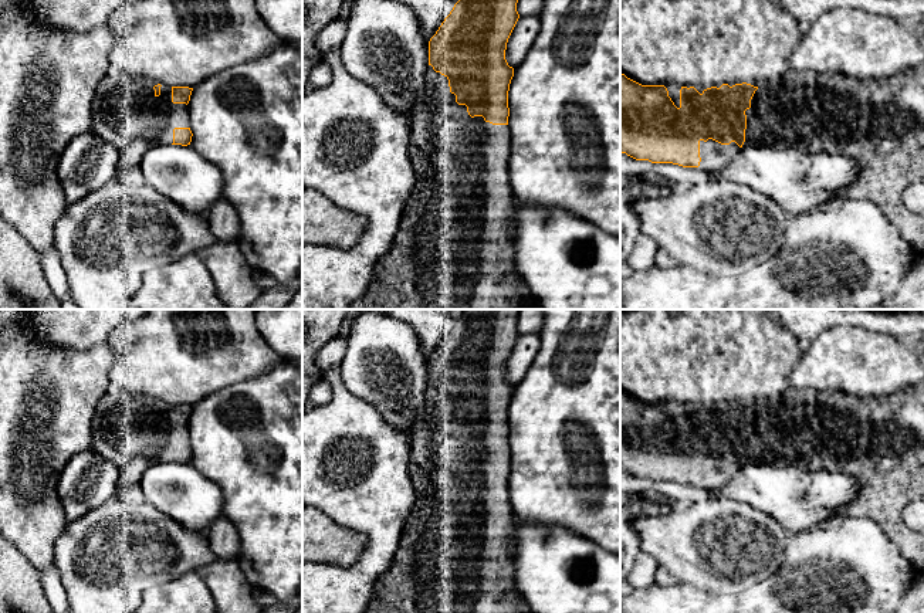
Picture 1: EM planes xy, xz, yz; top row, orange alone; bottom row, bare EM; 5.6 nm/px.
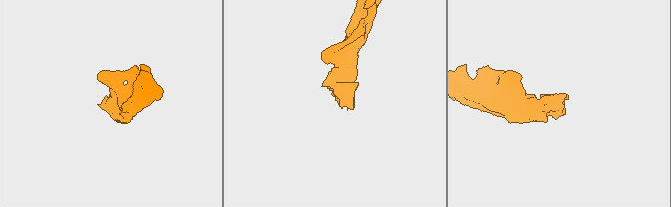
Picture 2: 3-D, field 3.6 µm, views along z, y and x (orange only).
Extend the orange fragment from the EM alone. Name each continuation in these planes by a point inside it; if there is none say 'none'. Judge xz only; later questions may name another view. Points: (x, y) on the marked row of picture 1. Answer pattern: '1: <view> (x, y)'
1: xz (453, 249)

